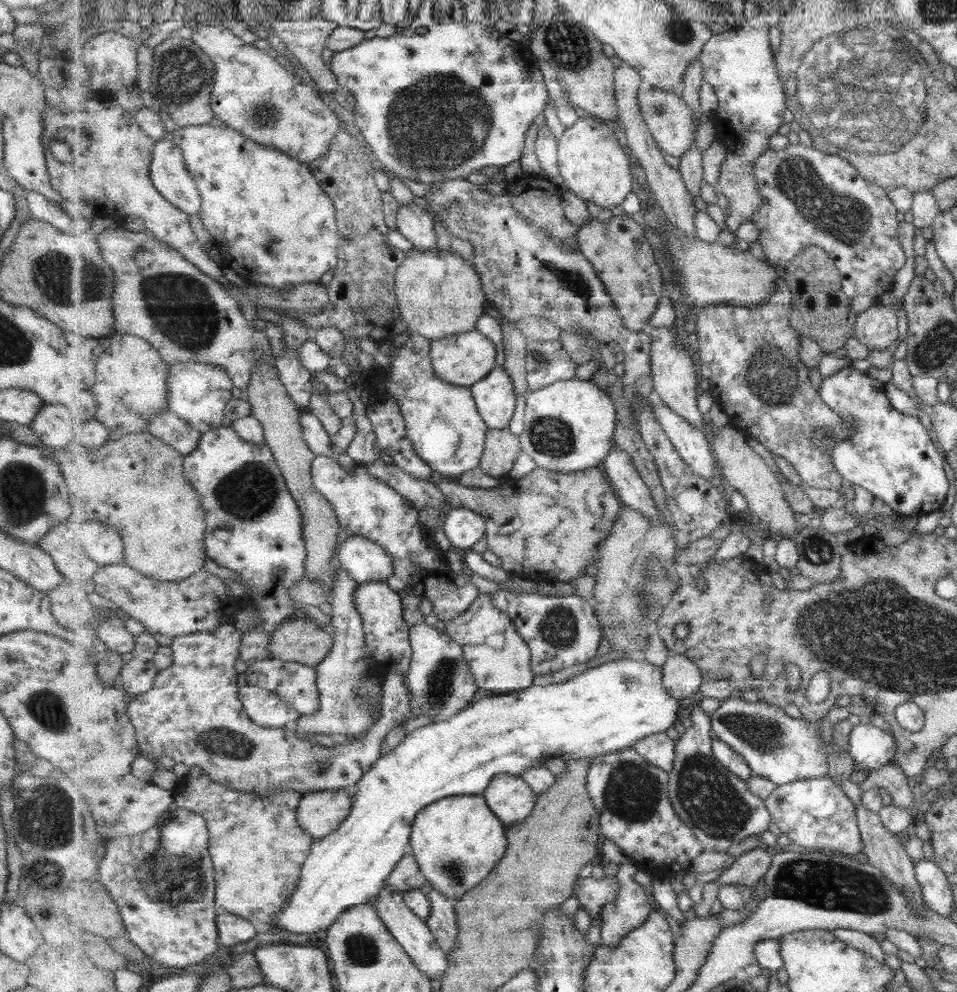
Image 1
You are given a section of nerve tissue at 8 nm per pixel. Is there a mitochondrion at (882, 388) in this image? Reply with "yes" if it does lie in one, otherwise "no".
no

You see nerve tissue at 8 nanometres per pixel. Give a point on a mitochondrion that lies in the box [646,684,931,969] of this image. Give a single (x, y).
(832, 886)

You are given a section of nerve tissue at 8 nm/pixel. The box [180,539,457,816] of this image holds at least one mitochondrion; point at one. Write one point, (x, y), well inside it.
(225, 743)

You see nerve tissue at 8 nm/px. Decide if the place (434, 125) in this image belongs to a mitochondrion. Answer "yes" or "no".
yes

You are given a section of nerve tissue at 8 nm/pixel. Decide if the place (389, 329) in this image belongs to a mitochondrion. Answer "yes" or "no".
no

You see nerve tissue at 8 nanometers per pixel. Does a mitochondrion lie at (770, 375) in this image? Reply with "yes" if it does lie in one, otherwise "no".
yes

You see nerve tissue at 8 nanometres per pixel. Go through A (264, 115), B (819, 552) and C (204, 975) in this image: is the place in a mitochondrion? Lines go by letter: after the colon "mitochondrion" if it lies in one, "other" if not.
A: mitochondrion
B: mitochondrion
C: other

